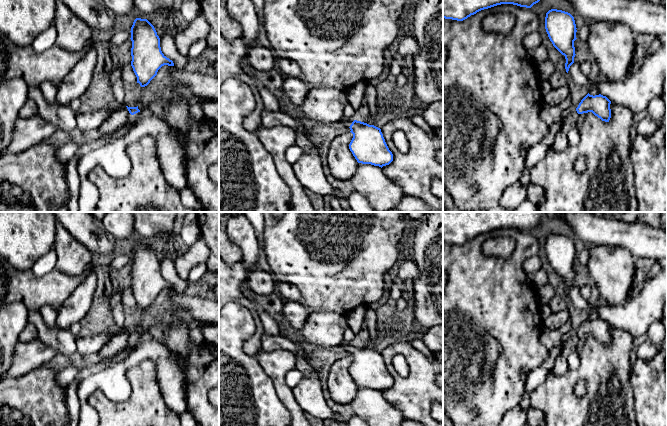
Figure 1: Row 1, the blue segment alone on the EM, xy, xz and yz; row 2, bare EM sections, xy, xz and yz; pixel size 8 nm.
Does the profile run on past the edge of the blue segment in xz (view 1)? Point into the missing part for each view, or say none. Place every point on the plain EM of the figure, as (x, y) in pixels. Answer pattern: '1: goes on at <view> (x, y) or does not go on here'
1: goes on at xz (347, 346)

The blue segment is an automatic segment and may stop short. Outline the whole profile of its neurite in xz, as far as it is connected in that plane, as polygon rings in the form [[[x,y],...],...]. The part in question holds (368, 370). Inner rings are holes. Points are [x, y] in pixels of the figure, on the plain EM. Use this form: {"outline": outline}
{"outline": [[[343,342],[341,346],[353,358],[349,373],[358,387],[382,392],[393,385],[380,352],[354,343]]]}

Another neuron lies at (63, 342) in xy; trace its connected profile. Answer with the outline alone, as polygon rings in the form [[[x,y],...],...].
[[[29,311],[28,321],[36,327],[39,340],[53,348],[57,355],[69,357],[77,351],[77,336],[68,330],[48,326],[39,311]]]

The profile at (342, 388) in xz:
[[[342,357],[333,363],[327,380],[331,398],[338,404],[350,404],[358,386],[349,373],[353,358]]]

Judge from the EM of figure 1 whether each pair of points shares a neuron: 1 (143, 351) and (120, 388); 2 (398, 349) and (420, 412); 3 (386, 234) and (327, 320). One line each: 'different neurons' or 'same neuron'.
1: same neuron
2: same neuron
3: different neurons

